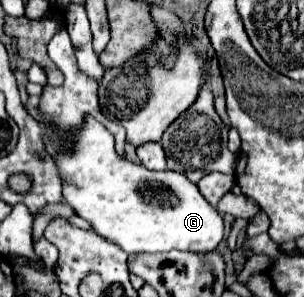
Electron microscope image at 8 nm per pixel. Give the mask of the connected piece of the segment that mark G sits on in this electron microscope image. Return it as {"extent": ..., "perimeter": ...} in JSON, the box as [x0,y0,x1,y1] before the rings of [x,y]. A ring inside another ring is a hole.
{"extent":[51,117,223,253],"perimeter":[[[85,117],[85,125],[77,131],[79,143],[73,143],[69,155],[51,151],[59,177],[63,181],[63,201],[85,219],[97,235],[119,245],[125,253],[161,253],[161,251],[213,251],[223,239],[223,219],[213,205],[199,193],[197,185],[187,181],[183,173],[151,171],[141,163],[133,163],[115,151],[113,135],[93,117]],[[149,187],[165,189],[171,205],[151,195],[143,195]]]}

